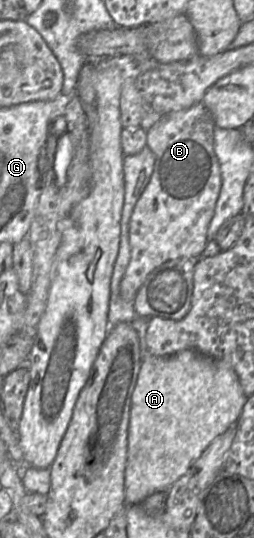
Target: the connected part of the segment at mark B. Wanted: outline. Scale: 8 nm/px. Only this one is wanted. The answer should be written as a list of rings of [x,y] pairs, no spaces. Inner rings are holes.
[[[201,102],[168,114],[146,131],[147,146],[155,155],[155,165],[129,221],[131,256],[120,283],[122,299],[133,301],[146,277],[165,262],[179,258],[201,258],[222,187],[220,164],[214,150],[215,127],[211,113]]]

